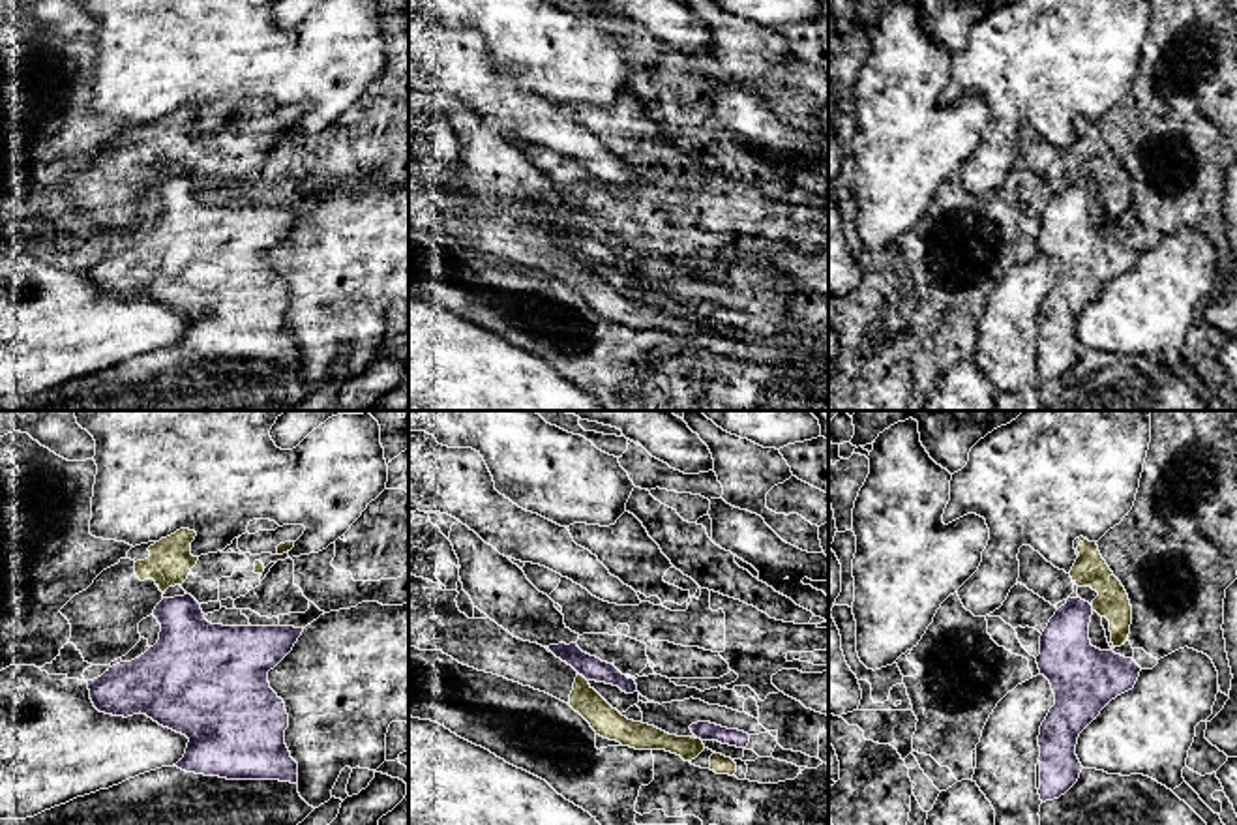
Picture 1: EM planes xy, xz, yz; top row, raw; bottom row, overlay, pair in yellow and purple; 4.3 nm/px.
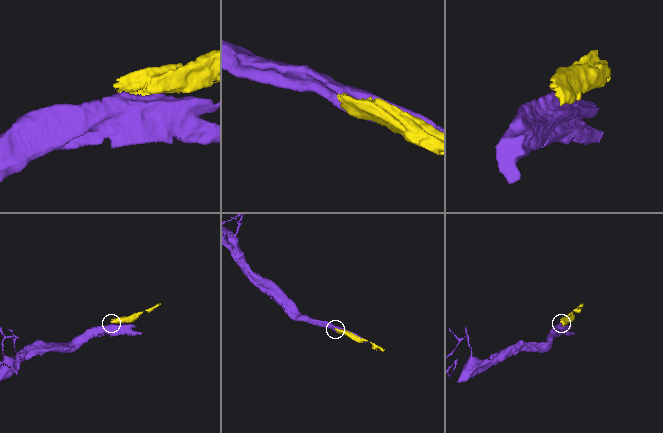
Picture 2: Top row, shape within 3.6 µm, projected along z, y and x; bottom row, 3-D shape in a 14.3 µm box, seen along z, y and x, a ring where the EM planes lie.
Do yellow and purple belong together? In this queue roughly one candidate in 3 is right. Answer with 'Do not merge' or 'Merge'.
Do not merge

